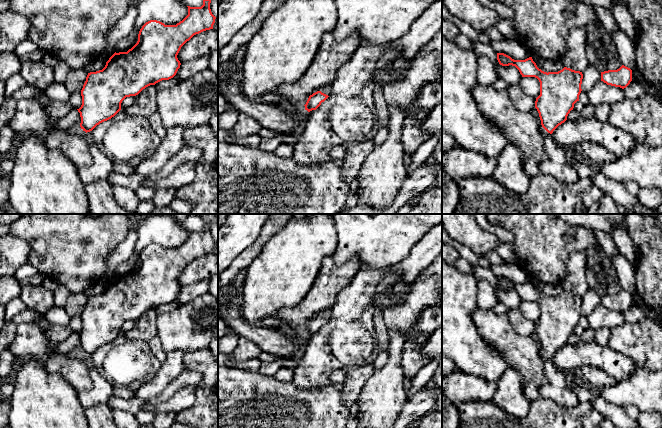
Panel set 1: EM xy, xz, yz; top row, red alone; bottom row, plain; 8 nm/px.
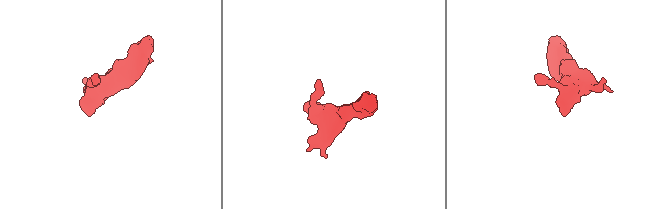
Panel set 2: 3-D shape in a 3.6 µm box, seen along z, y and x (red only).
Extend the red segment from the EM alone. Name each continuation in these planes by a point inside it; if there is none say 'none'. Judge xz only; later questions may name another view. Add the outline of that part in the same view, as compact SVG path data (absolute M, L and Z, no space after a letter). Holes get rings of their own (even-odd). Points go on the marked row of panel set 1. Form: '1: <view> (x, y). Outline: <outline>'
1: xz (326, 89). Outline: M328 84L323 86L320 91L329 96L331 94L331 85Z

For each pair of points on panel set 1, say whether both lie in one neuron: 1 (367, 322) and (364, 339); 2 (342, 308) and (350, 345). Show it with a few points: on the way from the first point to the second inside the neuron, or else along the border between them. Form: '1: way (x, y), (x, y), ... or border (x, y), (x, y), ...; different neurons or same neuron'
1: way (364, 326), (364, 335); same neuron
2: way (348, 317), (350, 336); same neuron

